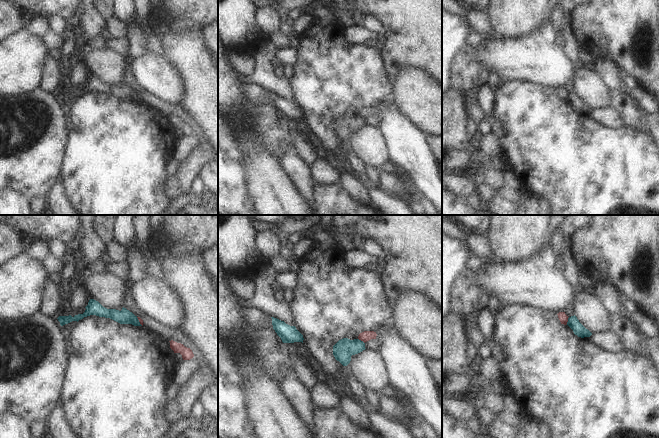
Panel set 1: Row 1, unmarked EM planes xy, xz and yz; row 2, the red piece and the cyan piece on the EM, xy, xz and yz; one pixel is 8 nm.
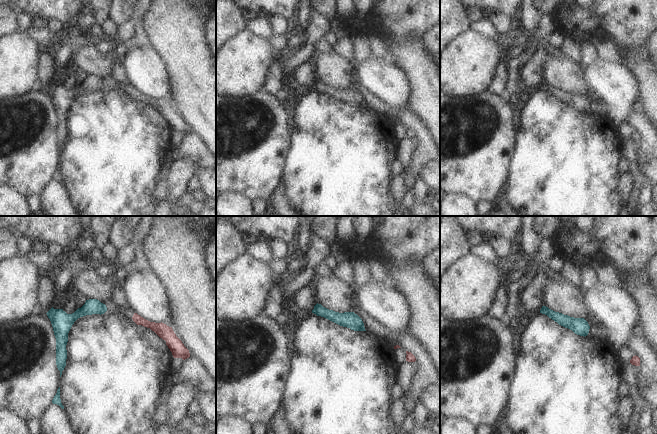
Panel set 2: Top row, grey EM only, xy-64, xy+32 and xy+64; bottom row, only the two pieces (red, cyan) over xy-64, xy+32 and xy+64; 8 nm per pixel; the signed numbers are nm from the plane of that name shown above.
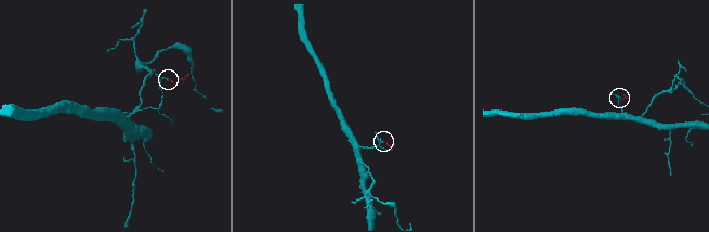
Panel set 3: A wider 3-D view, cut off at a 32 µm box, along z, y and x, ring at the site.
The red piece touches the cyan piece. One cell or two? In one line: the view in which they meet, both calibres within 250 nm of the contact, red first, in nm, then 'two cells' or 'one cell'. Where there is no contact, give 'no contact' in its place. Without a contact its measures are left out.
xz | 90/160 nm | two cells

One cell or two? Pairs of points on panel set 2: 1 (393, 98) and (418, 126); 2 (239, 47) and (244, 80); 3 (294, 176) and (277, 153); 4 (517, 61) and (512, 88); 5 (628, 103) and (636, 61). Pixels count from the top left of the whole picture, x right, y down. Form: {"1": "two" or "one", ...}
{"1": "two", "2": "one", "3": "two", "4": "one", "5": "two"}

